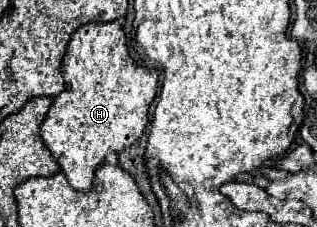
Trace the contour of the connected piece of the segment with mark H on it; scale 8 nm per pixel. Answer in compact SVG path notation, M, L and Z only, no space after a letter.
M93 22L81 26L79 32L71 36L67 54L63 56L63 76L65 76L65 90L53 98L53 104L47 112L45 122L41 124L41 138L51 150L53 158L59 162L61 170L65 172L69 184L75 190L91 192L95 170L105 162L105 156L109 152L119 154L121 150L129 148L139 140L147 126L147 112L149 104L155 98L157 92L157 72L147 72L145 68L135 66L135 62L129 58L127 46L125 46L125 32L121 30L119 22Z

